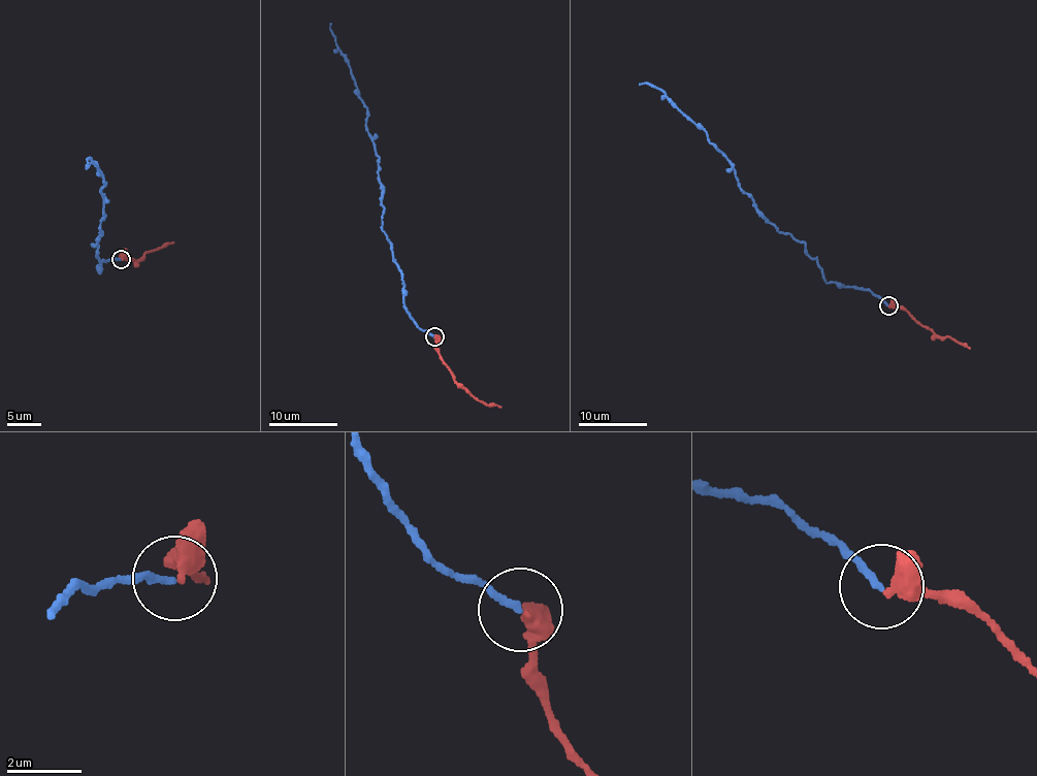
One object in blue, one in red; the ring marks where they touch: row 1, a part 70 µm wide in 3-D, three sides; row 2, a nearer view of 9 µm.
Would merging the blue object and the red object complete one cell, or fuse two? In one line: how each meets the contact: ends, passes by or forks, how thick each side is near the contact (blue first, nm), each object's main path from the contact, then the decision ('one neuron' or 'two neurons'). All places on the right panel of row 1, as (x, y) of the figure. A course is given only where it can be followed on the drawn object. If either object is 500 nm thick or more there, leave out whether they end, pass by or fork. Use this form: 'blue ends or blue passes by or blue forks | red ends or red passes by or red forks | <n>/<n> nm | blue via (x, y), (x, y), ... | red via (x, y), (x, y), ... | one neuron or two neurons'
blue ends | red passes by | 170/360 nm | blue via (888, 304), (827, 280), (805, 244), (769, 222), (740, 188), (733, 163), (707, 134), (659, 90), (639, 84) | red via (888, 304), (904, 308), (936, 334), (969, 348) | one neuron

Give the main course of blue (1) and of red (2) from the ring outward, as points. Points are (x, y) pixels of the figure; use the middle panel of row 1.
1: (434, 336), (407, 311), (399, 270), (382, 221), (377, 156), (363, 101), (330, 23)
2: (434, 336), (436, 352), (460, 386), (476, 398), (500, 407)

